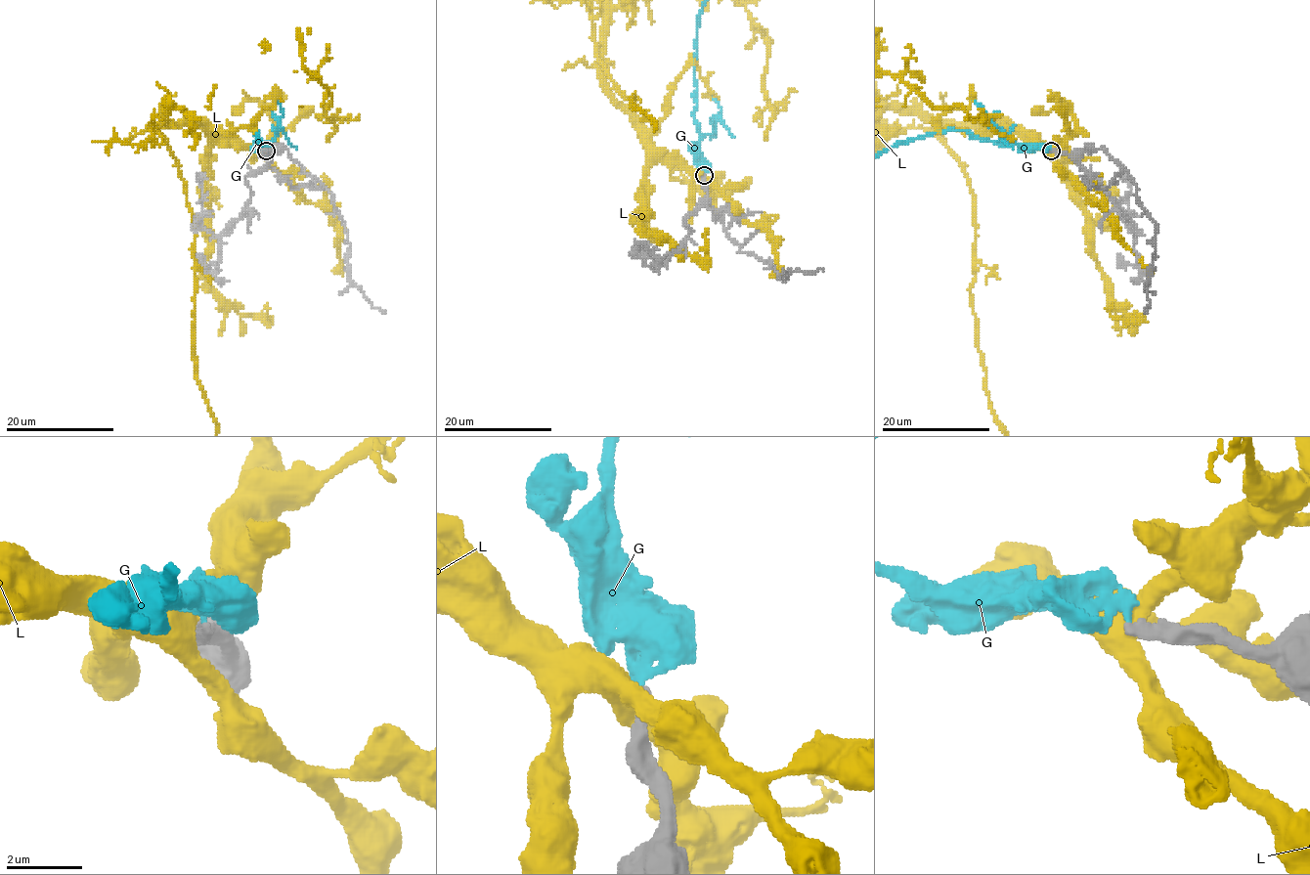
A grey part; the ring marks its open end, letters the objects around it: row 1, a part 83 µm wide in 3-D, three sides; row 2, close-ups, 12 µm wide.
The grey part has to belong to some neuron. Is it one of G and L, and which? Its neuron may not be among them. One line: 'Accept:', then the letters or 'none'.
Accept: G

